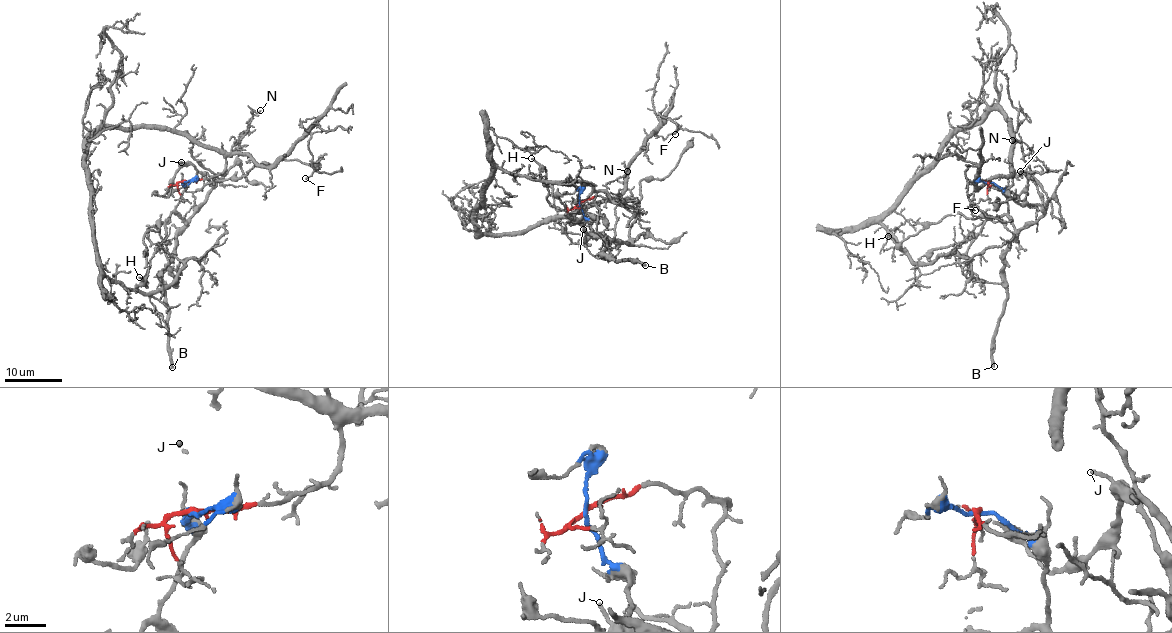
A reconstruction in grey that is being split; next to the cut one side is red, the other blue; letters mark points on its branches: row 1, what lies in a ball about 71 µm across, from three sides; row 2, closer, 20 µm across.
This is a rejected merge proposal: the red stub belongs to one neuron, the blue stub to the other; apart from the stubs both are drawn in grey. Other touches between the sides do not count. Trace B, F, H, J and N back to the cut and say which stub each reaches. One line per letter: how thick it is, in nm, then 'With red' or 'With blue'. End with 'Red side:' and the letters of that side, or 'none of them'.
B: Thickness 400 nm. With blue
F: Thickness 110 nm. With red
H: Thickness 140 nm. With blue
J: Thickness 140 nm. With blue
N: Thickness 120 nm. With red
Red side: F, N

